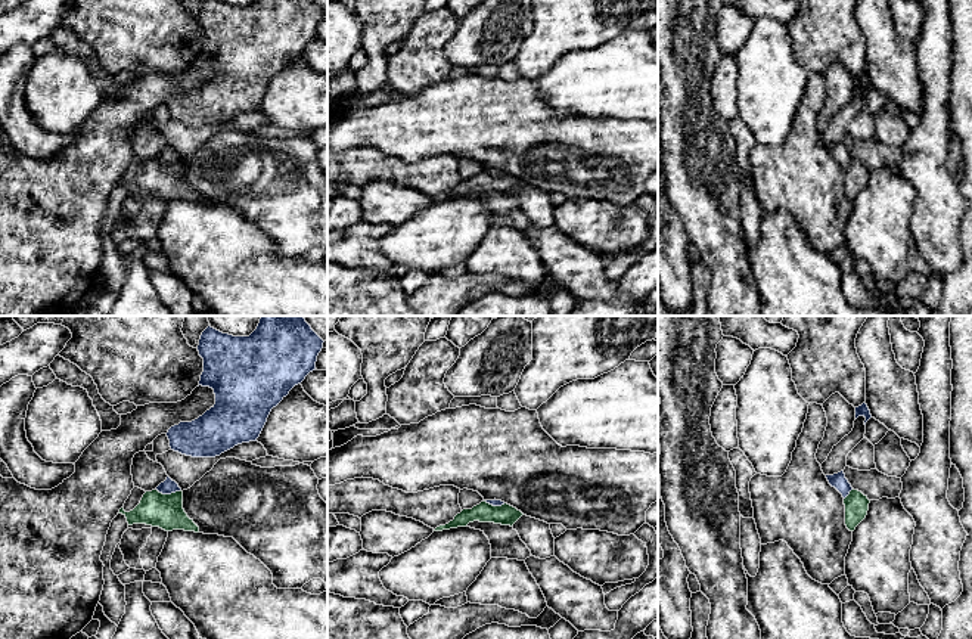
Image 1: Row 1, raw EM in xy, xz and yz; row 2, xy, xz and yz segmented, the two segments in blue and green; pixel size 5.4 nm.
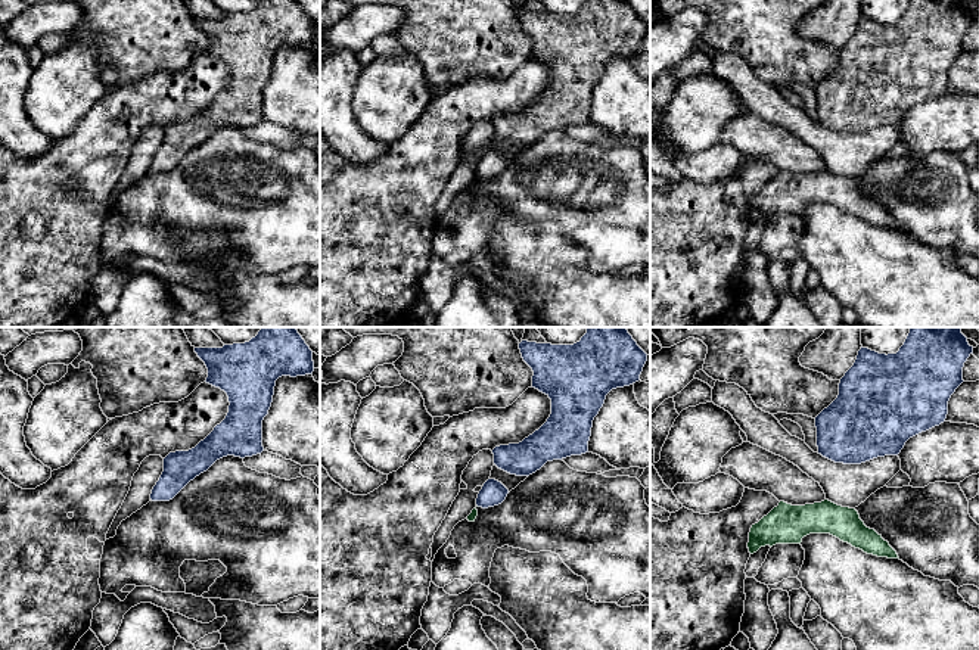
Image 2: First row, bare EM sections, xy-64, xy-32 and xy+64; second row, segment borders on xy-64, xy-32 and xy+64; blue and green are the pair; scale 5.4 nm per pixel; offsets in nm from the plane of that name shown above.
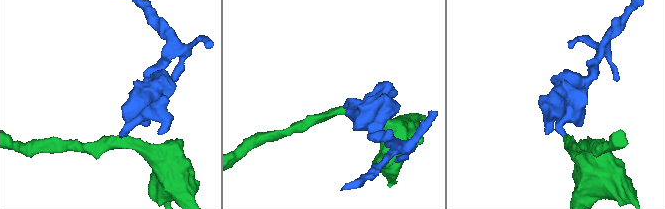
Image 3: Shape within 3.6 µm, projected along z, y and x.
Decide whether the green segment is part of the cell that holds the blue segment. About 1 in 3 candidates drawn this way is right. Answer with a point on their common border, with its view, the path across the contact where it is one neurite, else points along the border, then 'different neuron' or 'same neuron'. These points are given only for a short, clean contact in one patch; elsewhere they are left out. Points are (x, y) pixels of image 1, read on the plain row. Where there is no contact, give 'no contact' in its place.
contact xy (168, 163); border xy (157, 158), (162, 163), (180, 160); different neuron

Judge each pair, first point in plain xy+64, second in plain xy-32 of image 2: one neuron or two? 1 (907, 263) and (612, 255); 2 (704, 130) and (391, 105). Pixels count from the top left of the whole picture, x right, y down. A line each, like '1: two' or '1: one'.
1: two
2: one

